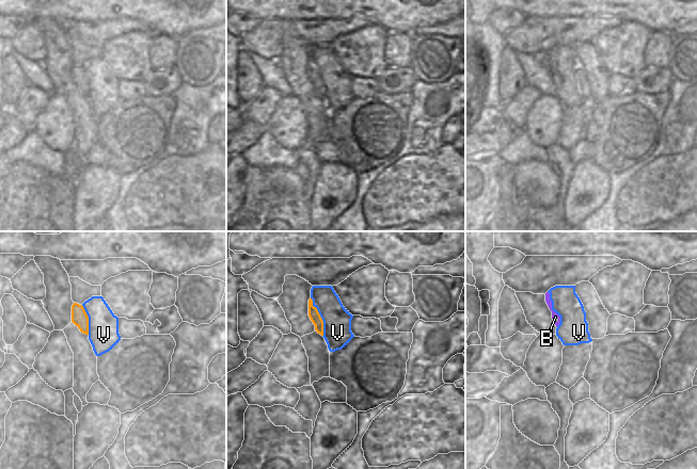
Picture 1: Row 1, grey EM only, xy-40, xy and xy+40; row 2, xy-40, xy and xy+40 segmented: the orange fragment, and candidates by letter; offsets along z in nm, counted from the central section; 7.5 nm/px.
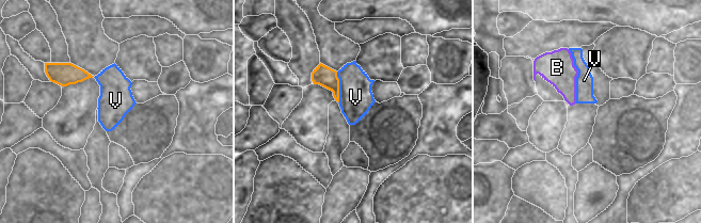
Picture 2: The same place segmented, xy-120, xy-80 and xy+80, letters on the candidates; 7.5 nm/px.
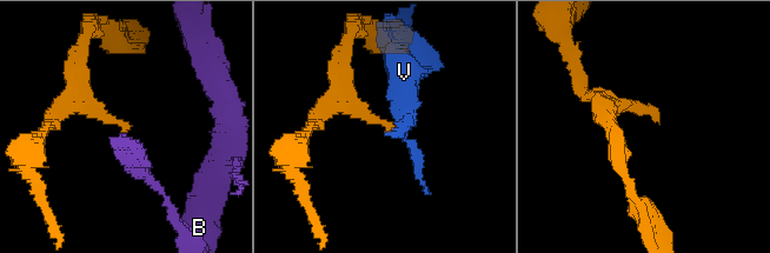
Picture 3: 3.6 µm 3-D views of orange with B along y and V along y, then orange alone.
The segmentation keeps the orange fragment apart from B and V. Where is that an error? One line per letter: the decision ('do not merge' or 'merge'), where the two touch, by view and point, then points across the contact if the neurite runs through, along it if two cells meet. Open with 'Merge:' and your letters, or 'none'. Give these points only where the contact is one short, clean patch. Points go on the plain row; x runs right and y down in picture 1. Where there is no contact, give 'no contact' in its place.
Merge: none
B: do not merge; no contact
V: do not merge; meets orange in xy at (320, 78)

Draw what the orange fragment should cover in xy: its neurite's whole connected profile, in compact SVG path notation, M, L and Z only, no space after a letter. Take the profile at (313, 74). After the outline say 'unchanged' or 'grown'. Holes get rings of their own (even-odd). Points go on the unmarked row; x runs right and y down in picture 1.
M308 61L308 78L315 86L315 92L323 97L323 82L316 68L313 67L313 61Z | unchanged

